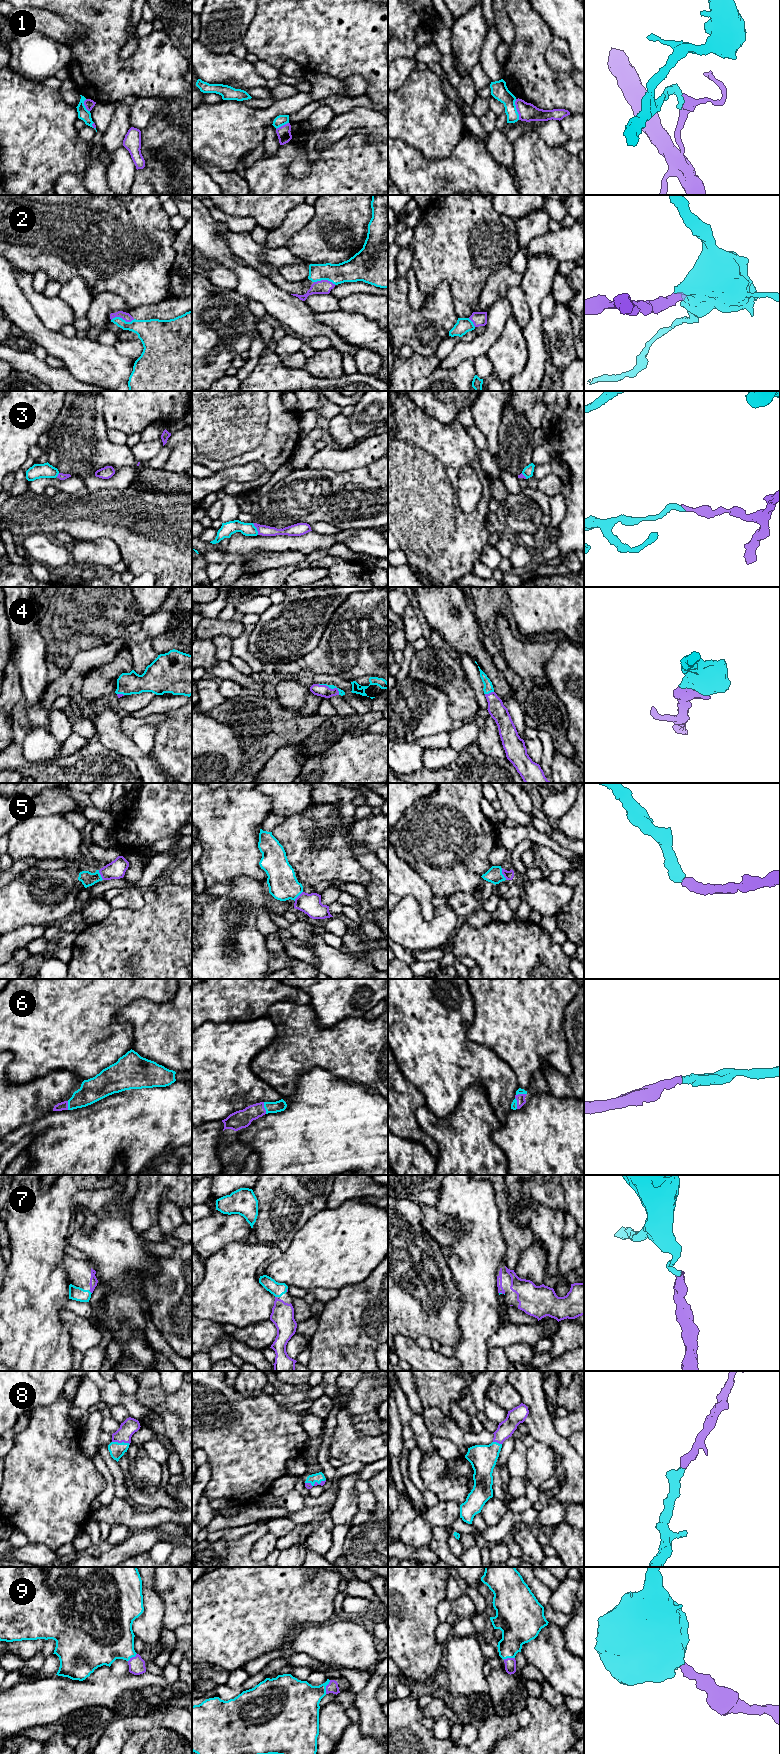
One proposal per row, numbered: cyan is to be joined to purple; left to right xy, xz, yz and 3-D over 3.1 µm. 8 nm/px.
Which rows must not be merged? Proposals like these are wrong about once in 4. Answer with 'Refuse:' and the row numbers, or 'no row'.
Refuse: 1, 3

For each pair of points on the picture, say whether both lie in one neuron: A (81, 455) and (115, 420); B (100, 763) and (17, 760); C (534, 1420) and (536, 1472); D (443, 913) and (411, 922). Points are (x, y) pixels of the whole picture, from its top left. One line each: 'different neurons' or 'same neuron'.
A: different neurons
B: same neuron
C: different neurons
D: same neuron

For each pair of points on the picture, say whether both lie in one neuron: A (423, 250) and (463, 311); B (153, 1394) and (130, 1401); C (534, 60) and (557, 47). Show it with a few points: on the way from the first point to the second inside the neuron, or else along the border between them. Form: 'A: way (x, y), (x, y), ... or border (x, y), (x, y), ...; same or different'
A: border (454, 299), (458, 299), (471, 306); different
B: border (134, 1394), (152, 1410); different
C: border (554, 37), (545, 60), (559, 72); different

